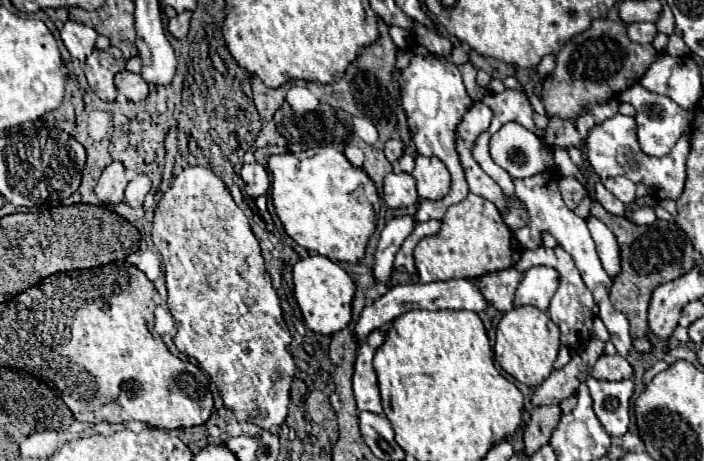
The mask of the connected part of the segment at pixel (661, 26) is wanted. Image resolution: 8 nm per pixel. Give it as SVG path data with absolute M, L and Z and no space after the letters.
M663 2L663 14L661 14L661 18L655 22L655 26L657 26L659 32L663 32L663 34L667 34L667 36L673 34L673 26L675 26L675 24L673 24L673 14L671 14L667 2Z

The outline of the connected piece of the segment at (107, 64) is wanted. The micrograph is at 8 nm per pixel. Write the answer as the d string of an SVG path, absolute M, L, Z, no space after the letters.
M107 48L107 50L93 50L93 54L85 62L85 76L91 90L103 100L113 102L117 96L117 88L113 84L113 76L125 70L125 58L121 50Z

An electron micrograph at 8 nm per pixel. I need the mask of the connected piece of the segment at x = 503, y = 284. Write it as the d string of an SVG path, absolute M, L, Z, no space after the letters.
M507 268L507 270L499 270L493 274L481 276L477 280L477 284L493 308L507 312L513 308L513 294L515 294L521 278L523 278L521 270Z

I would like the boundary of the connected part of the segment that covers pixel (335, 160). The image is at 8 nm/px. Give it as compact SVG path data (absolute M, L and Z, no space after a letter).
M315 146L299 154L287 152L279 156L269 156L267 168L273 176L271 200L273 200L275 212L285 232L299 246L311 252L317 252L321 256L327 256L333 262L357 262L363 258L367 240L375 230L377 210L379 210L379 196L377 196L375 184L363 168L355 168L341 152L329 146Z

